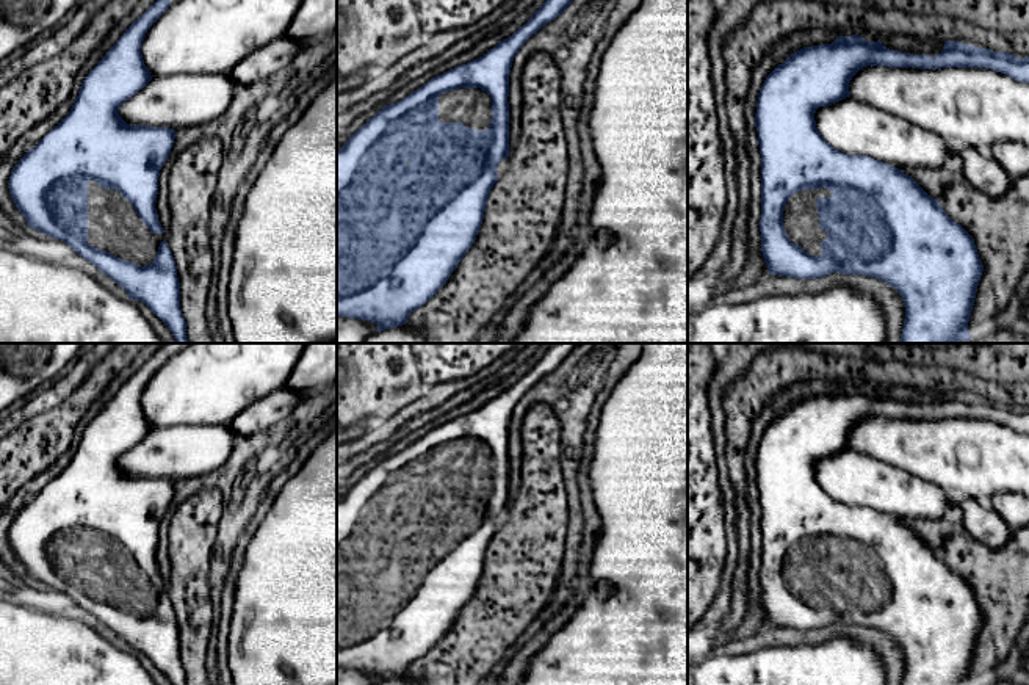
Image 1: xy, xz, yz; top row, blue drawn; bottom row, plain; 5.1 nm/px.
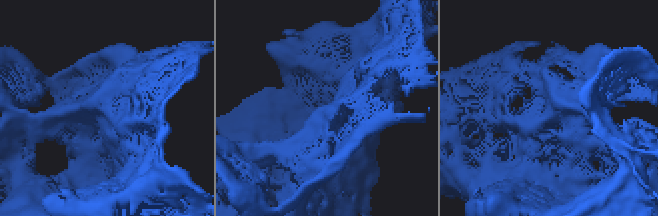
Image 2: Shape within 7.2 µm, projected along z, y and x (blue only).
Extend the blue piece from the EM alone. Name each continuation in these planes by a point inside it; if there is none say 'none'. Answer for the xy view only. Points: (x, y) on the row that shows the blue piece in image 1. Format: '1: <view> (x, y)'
1: xy (113, 224)

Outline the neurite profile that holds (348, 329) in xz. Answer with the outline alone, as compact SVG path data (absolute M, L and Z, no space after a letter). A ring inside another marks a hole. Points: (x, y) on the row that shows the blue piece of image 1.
M337 317L337 343L365 343L377 332L377 324L368 320Z

